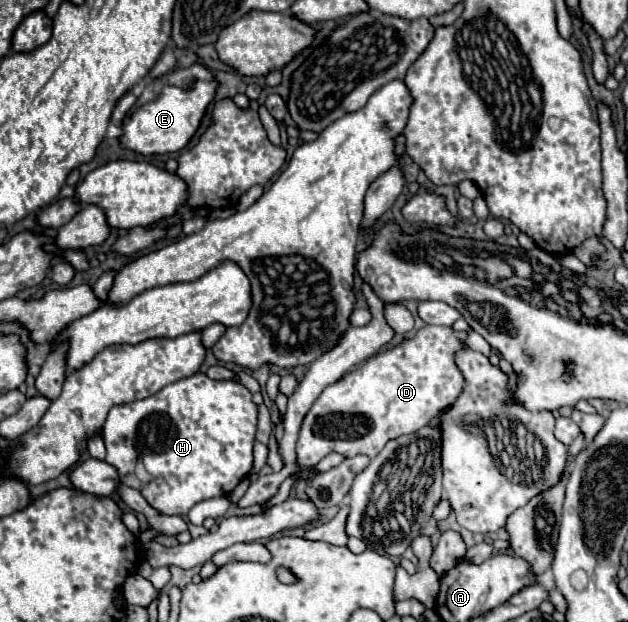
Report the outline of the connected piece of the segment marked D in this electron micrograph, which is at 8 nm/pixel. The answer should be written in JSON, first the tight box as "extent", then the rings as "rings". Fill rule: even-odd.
{"extent":[296,326,466,468],"rings":[[[424,326],[416,332],[414,338],[404,340],[394,350],[380,352],[378,356],[368,358],[352,372],[344,374],[338,382],[326,386],[302,422],[296,442],[298,466],[312,468],[330,452],[340,452],[346,458],[358,454],[374,458],[388,440],[400,438],[402,434],[414,434],[414,430],[436,422],[438,414],[446,410],[462,392],[462,374],[454,366],[454,352],[462,348],[464,338],[466,332],[454,332],[450,326]]]}

